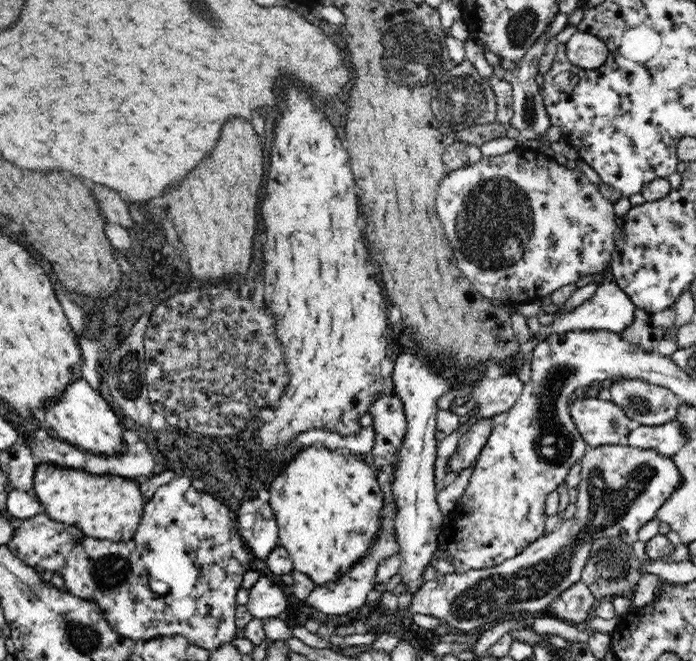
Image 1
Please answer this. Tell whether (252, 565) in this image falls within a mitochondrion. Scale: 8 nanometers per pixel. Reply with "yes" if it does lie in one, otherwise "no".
no

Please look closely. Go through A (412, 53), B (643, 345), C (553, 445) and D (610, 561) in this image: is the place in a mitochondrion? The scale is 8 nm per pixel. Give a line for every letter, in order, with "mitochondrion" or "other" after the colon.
A: mitochondrion
B: other
C: mitochondrion
D: mitochondrion

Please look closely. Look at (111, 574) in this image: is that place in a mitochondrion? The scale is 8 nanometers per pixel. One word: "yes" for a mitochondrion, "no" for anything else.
yes

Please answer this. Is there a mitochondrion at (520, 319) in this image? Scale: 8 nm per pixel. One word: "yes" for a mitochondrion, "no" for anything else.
no

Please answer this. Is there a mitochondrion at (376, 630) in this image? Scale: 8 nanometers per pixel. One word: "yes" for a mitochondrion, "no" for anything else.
no

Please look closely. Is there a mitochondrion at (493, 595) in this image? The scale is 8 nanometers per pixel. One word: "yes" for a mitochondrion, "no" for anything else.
yes

